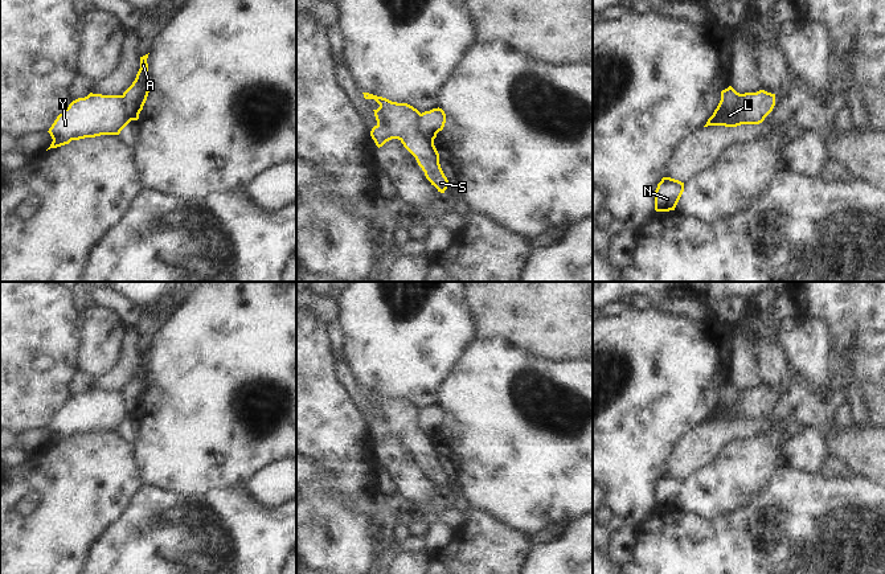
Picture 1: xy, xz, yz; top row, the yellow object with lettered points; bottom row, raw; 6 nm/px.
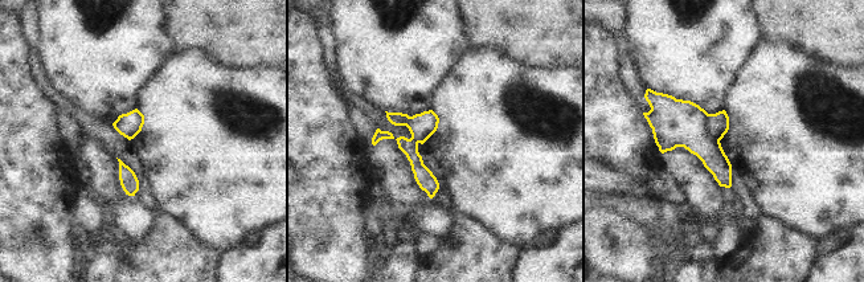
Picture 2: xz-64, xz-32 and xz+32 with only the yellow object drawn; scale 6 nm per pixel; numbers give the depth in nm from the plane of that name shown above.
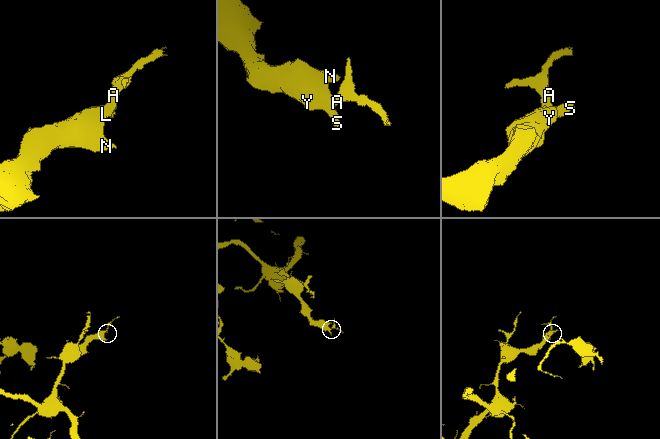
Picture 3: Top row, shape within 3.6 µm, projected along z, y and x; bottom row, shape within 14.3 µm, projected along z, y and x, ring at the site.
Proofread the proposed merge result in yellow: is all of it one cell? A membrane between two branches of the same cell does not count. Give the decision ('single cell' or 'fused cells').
fused cells

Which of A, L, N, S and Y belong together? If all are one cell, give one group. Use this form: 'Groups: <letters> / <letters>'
Groups: A / L N S Y.

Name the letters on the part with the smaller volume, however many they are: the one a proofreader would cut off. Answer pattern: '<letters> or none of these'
A

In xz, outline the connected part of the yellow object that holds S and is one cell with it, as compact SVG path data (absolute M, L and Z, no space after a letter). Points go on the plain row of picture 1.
M369 389L362 390L365 395L374 395L380 401L373 406L377 421L370 427L376 442L380 444L386 438L398 435L415 454L431 481L444 489L448 476L441 464L434 436L429 435L421 425L421 409L407 399L392 398Z

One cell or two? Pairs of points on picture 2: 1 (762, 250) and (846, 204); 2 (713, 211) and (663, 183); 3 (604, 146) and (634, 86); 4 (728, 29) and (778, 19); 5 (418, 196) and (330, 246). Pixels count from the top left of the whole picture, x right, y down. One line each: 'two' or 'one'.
1: two
2: two
3: two
4: two
5: two

